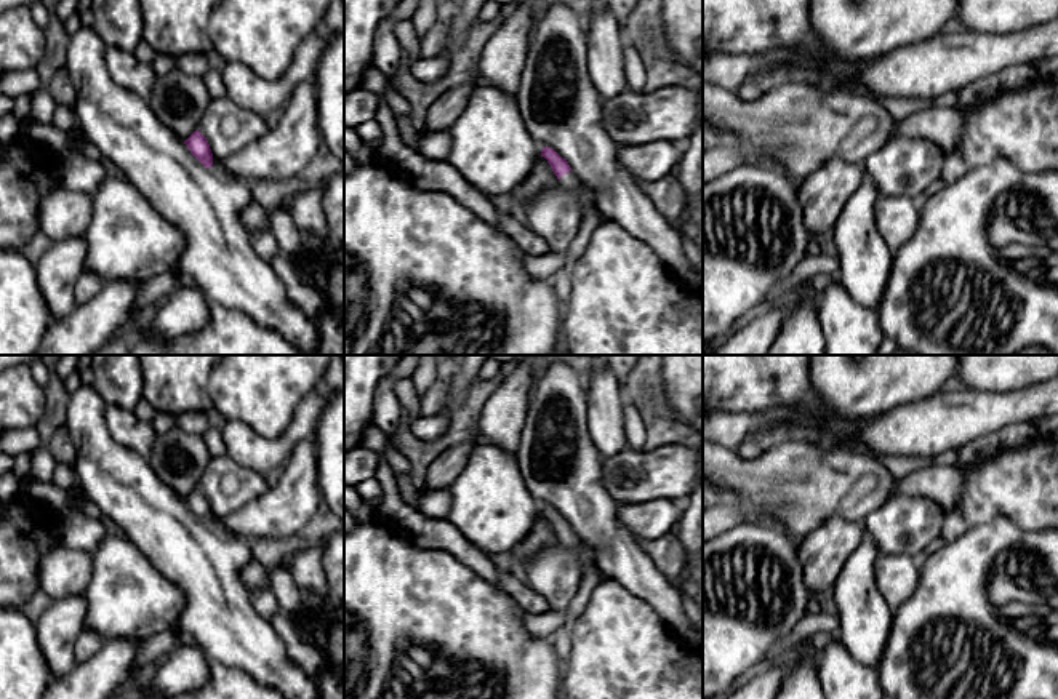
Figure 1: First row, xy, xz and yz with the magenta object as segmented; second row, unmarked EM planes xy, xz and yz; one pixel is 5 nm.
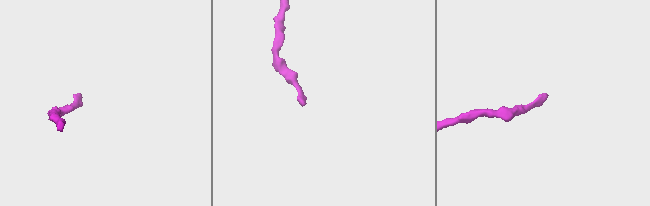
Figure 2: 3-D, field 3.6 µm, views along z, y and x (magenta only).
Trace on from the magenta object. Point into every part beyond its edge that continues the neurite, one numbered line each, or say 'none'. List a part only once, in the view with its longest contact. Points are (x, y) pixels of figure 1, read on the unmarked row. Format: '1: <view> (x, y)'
1: xz (570, 539)

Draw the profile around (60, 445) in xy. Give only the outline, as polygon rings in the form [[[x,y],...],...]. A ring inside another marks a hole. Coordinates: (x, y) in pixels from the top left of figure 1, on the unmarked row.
[[[61,425],[48,440],[46,448],[50,449],[58,464],[66,464],[70,467],[75,465],[77,451],[64,425]]]

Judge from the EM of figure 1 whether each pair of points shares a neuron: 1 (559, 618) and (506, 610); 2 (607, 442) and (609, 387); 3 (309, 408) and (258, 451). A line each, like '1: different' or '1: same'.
1: different
2: same
3: same

